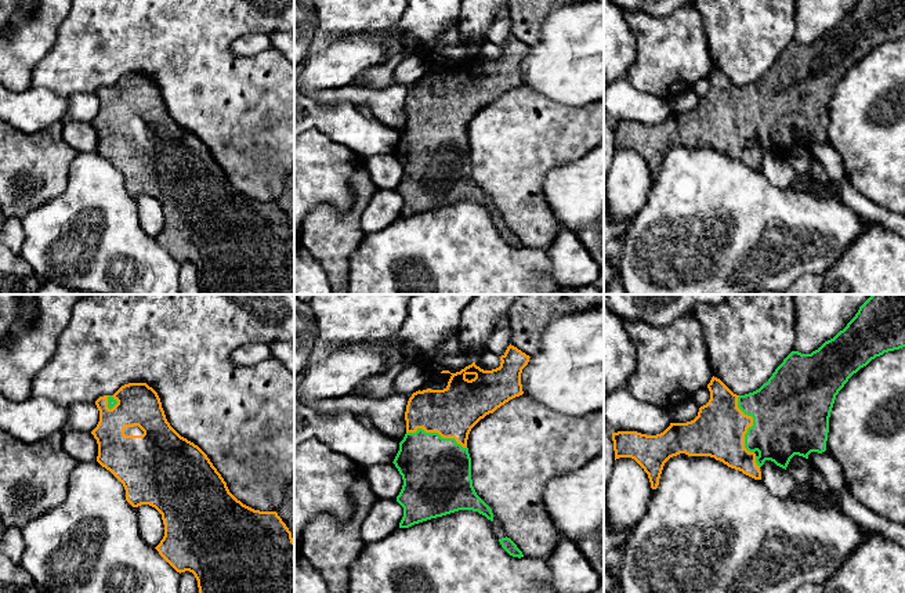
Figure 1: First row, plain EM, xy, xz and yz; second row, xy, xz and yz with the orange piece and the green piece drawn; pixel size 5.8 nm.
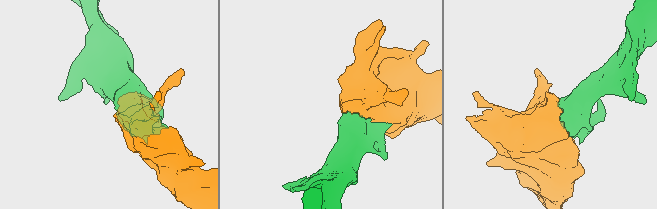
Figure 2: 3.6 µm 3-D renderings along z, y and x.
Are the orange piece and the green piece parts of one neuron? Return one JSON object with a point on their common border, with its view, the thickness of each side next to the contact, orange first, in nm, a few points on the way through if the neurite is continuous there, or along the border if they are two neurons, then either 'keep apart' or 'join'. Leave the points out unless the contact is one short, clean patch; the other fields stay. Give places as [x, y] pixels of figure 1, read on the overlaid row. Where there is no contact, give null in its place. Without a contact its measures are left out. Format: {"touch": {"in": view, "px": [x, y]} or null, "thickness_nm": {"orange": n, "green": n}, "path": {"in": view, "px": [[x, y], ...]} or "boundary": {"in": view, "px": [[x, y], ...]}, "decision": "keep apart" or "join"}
{"touch": {"in": "yz", "px": [752, 425]}, "thickness_nm": {"orange": 300, "green": 460}, "decision": "join"}

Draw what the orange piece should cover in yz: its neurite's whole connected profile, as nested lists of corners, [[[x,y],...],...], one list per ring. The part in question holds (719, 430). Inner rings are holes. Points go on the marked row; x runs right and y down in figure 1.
[[[872,294],[858,310],[855,317],[833,339],[825,341],[811,354],[792,351],[775,369],[772,376],[759,390],[736,395],[720,379],[712,377],[707,388],[710,399],[699,408],[698,416],[687,423],[670,423],[660,434],[647,435],[637,431],[612,433],[615,460],[634,459],[648,474],[651,488],[656,489],[665,463],[680,453],[688,456],[710,456],[731,469],[761,480],[760,467],[765,460],[786,470],[794,455],[808,459],[811,452],[826,451],[829,417],[839,391],[861,368],[884,352],[905,347],[905,294]]]

